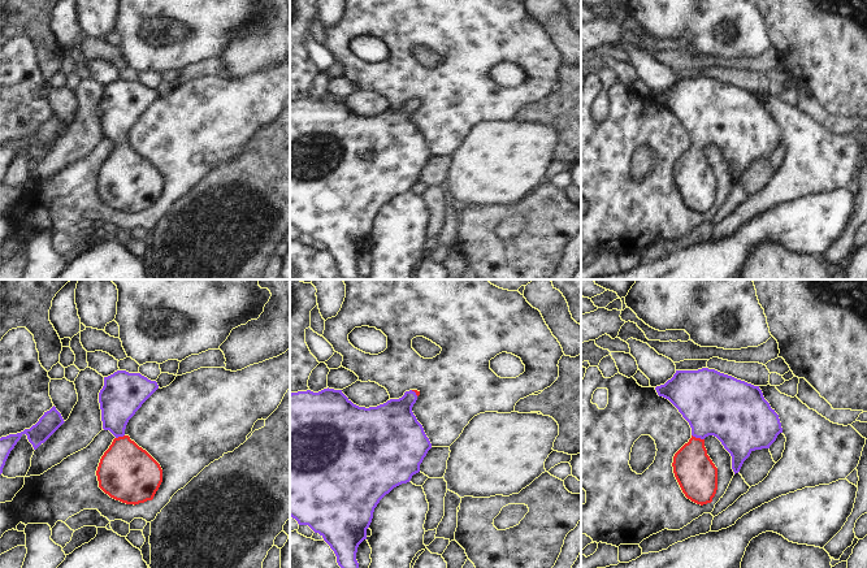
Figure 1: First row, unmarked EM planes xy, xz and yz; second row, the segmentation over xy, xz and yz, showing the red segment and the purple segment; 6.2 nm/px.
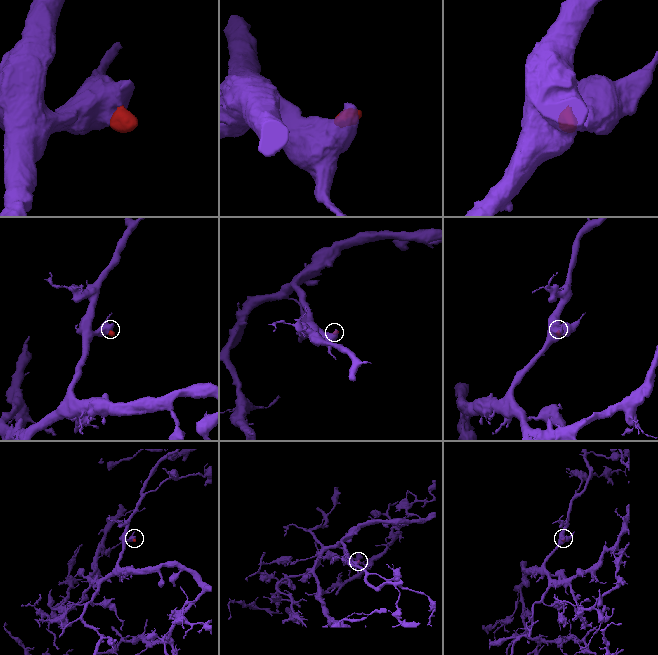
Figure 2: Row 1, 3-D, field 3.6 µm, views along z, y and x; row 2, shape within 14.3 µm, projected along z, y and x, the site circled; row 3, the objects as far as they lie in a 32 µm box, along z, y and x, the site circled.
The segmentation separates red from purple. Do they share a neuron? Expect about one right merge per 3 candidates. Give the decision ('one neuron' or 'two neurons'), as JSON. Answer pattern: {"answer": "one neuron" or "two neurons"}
{"answer": "one neuron"}

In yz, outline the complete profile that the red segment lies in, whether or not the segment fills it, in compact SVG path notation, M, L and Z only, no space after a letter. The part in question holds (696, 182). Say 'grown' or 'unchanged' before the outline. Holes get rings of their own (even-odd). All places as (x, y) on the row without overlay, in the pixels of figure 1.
grown; M715 78L676 79L671 88L655 99L679 118L692 136L692 147L675 162L672 175L682 201L697 213L711 212L718 199L718 177L707 164L706 146L714 144L721 151L732 165L736 183L753 160L770 157L783 142L779 123L764 108L759 95Z

